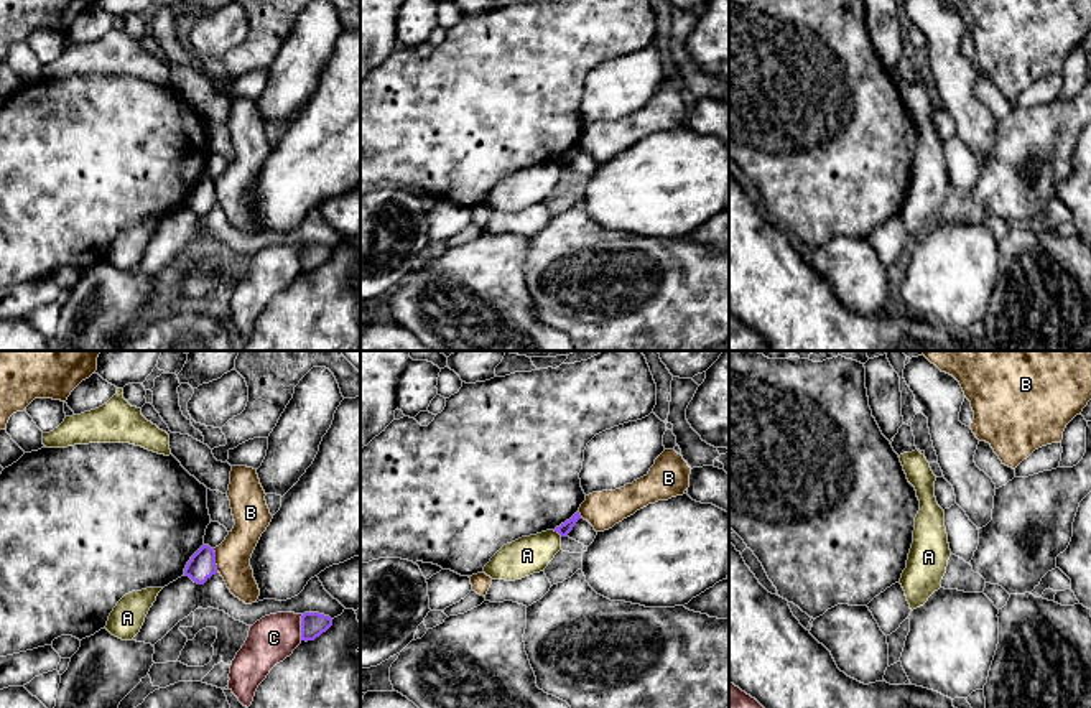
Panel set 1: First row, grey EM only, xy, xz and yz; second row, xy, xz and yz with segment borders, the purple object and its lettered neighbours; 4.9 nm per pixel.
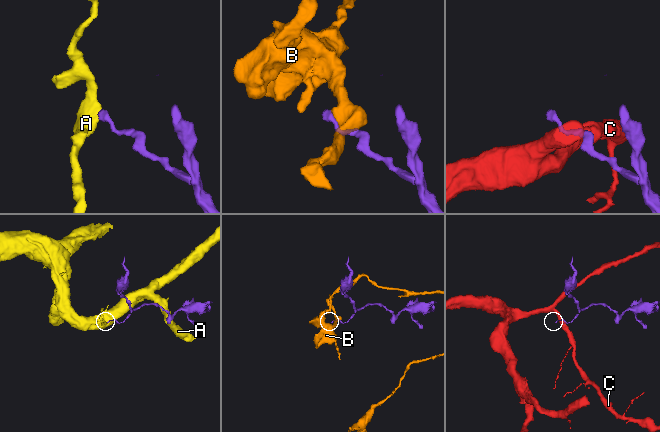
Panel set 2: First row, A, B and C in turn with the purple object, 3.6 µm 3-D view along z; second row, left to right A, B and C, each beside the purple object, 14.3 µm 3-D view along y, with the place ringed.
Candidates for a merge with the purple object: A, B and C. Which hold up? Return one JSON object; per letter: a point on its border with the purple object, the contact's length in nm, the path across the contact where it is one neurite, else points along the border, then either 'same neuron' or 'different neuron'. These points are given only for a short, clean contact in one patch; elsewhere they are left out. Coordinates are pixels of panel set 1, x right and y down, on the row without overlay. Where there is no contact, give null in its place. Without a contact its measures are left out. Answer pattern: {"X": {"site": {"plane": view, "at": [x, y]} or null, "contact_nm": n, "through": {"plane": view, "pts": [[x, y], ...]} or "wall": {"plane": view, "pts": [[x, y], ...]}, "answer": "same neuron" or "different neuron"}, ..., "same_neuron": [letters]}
{"A": {"site": {"plane": "xz", "at": [558, 163]}, "contact_nm": 50, "wall": {"plane": "xz", "pts": [[553, 162], [561, 167]]}, "answer": "different neuron"}, "B": {"site": {"plane": "xy", "at": [214, 191]}, "contact_nm": 110, "answer": "different neuron"}, "C": {"site": {"plane": "xy", "at": [301, 259]}, "contact_nm": 130, "answer": "different neuron"}, "same_neuron": []}

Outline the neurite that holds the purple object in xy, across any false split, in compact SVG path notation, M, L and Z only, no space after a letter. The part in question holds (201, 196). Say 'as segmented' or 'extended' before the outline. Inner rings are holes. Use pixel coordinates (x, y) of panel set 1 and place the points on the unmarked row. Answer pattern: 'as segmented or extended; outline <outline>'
as segmented; outline M202 176L188 193L184 207L194 214L204 216L212 206L217 204L216 183L209 176Z

